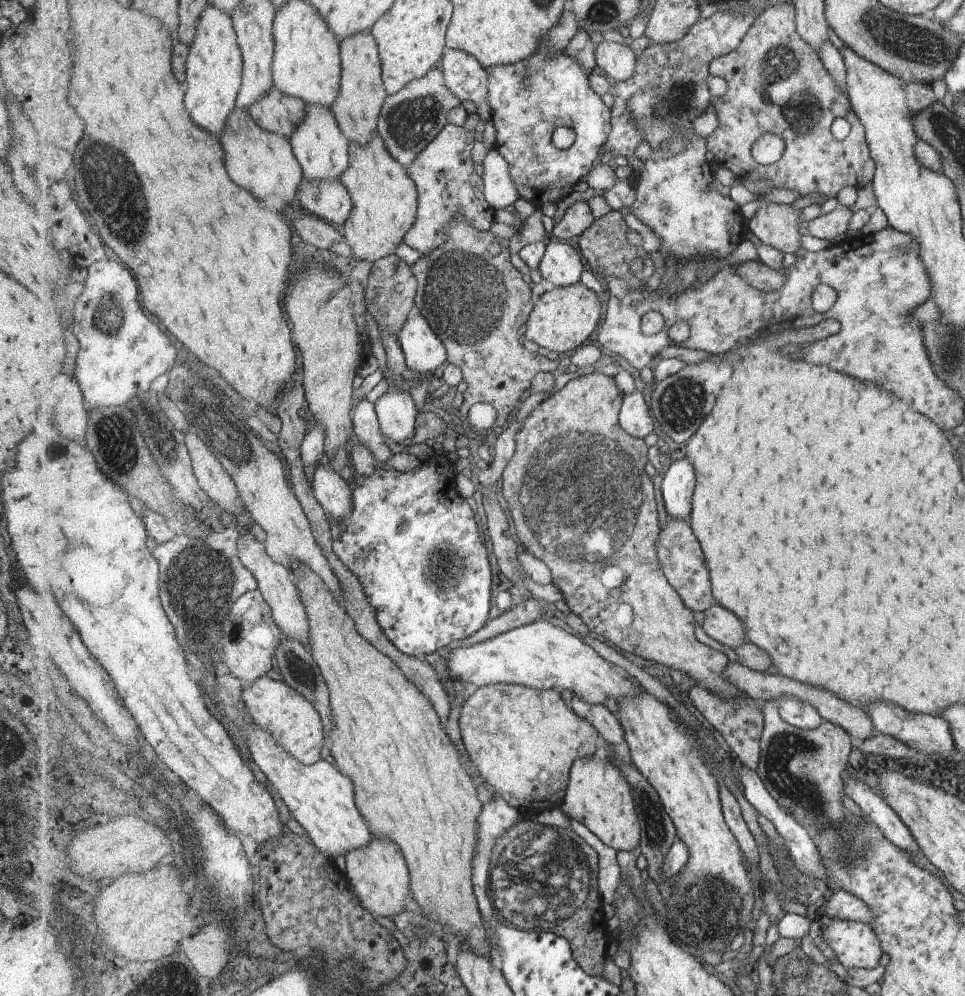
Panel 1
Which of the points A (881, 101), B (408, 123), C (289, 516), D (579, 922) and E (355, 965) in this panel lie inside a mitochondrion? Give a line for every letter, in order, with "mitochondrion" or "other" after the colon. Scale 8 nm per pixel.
A: other
B: mitochondrion
C: other
D: mitochondrion
E: mitochondrion

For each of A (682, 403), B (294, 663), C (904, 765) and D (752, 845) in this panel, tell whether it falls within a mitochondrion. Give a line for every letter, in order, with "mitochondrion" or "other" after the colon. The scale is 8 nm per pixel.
A: mitochondrion
B: mitochondrion
C: other
D: other

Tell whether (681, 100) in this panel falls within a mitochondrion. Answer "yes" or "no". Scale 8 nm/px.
yes

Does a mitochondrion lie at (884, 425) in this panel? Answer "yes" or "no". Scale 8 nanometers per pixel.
no

